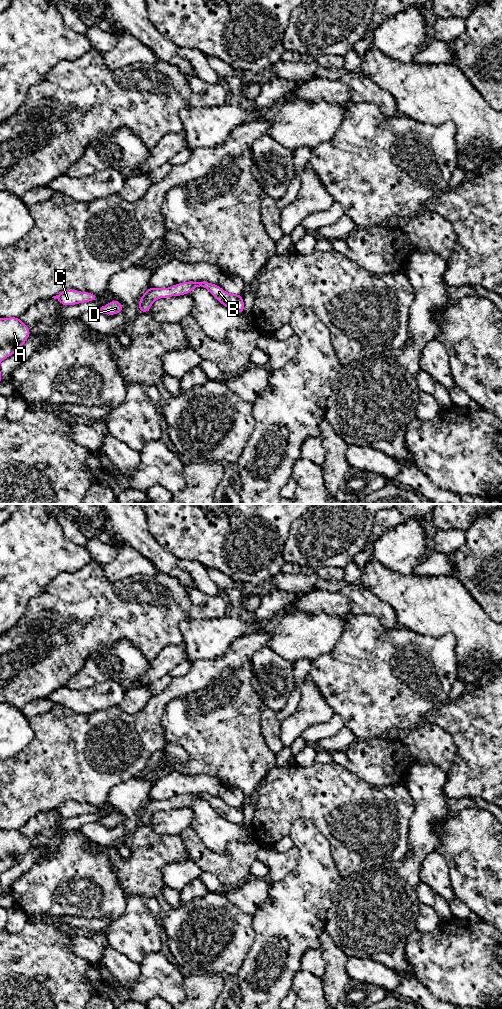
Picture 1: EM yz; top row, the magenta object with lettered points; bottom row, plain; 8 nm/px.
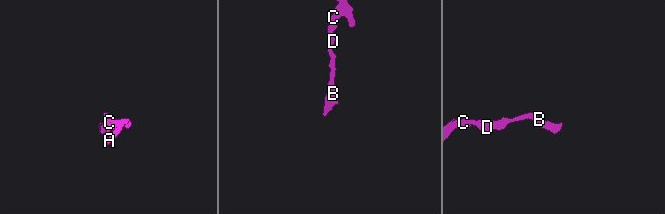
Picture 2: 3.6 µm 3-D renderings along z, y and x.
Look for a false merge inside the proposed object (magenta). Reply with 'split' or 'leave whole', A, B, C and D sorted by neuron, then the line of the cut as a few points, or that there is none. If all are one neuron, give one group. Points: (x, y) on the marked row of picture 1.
leave whole; groups A B C D; cut none

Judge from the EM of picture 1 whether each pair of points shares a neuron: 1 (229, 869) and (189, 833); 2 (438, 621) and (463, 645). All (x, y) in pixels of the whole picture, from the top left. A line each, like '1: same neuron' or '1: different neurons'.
1: same neuron
2: same neuron

